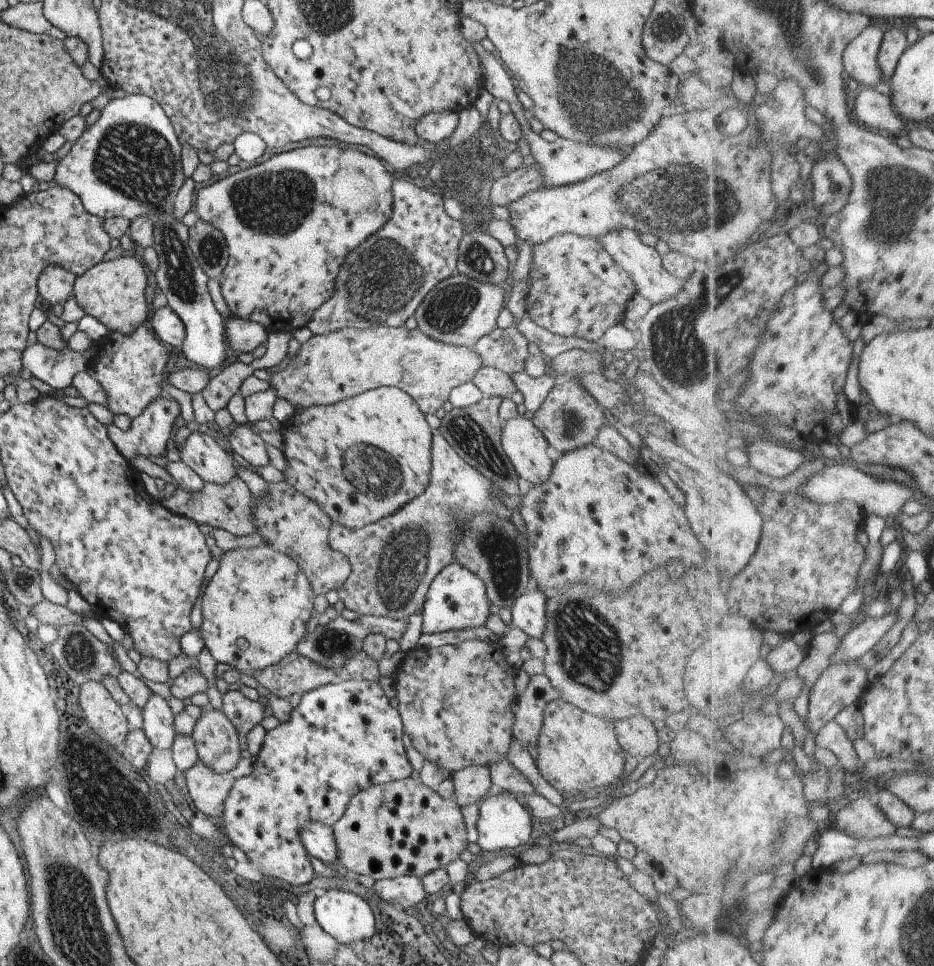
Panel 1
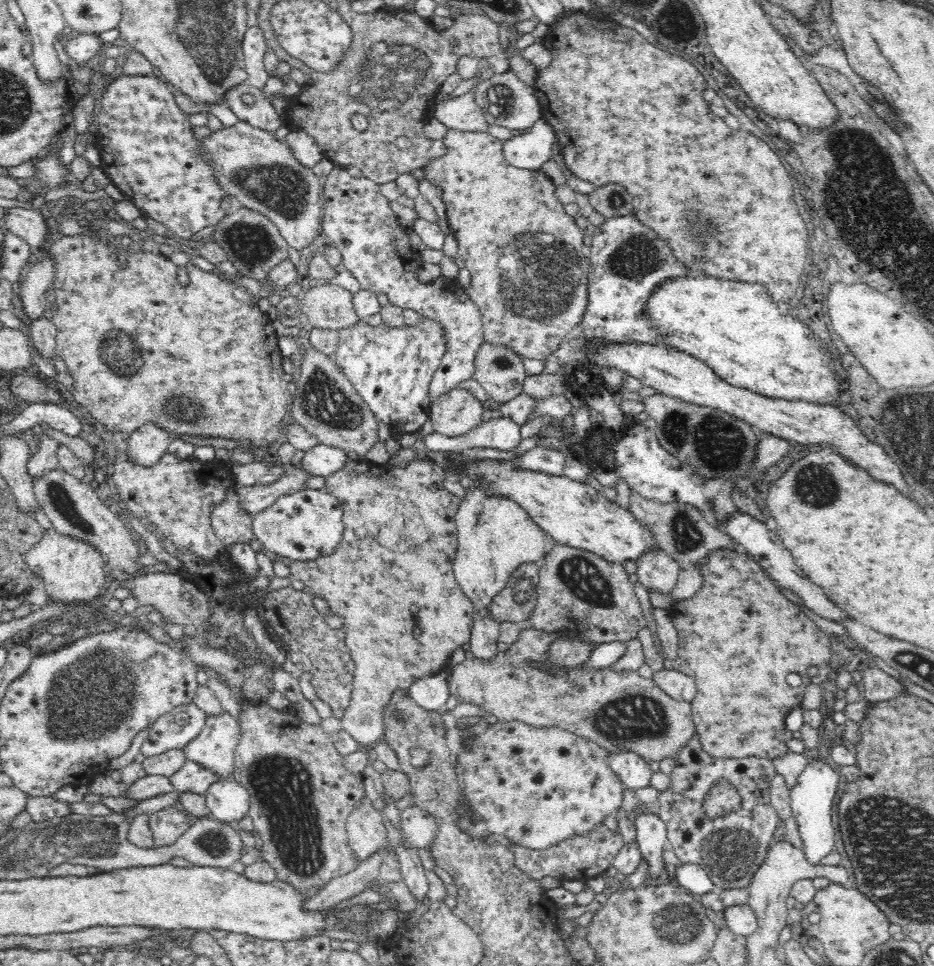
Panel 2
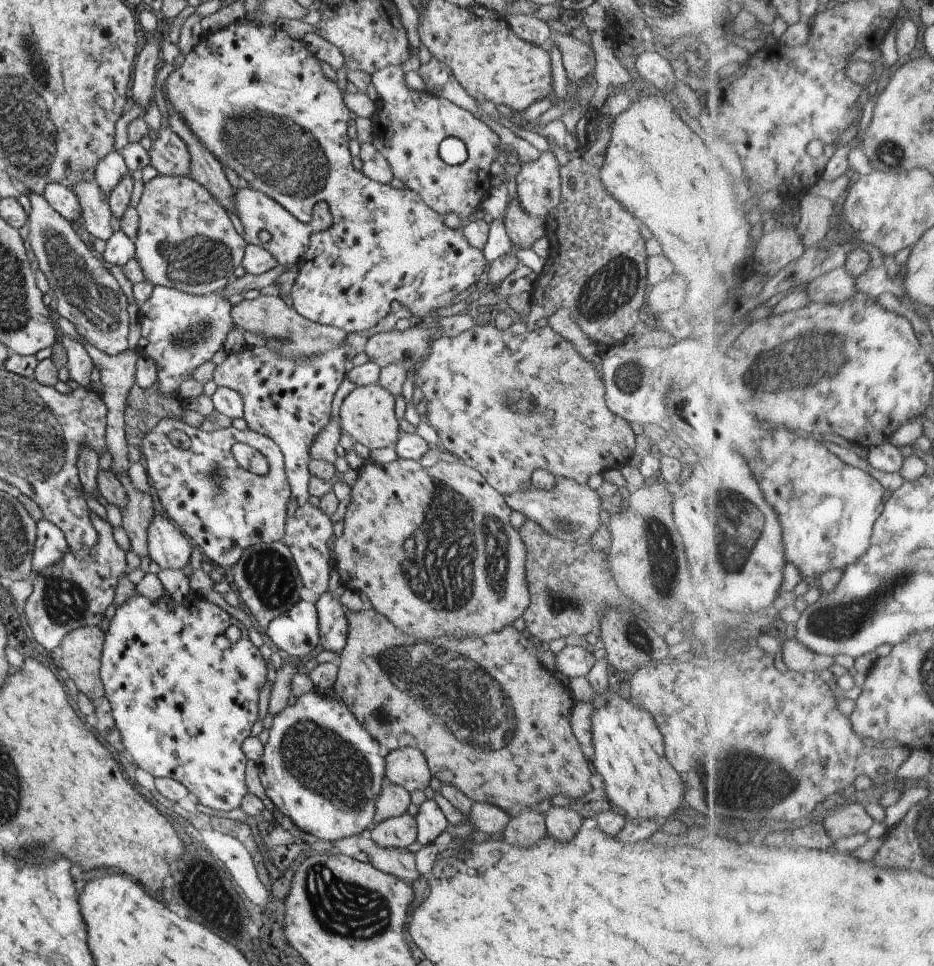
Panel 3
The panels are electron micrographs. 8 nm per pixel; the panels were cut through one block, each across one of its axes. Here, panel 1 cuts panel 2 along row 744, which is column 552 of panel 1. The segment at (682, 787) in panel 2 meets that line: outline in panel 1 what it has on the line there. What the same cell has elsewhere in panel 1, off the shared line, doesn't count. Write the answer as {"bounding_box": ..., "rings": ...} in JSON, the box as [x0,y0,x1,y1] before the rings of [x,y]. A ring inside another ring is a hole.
{"bounding_box":[512,673,559,747],"rings":[[[543,673],[530,676],[527,686],[515,700],[512,738],[522,747],[536,747],[543,709],[548,702],[559,698],[559,691],[551,686],[547,676]]]}

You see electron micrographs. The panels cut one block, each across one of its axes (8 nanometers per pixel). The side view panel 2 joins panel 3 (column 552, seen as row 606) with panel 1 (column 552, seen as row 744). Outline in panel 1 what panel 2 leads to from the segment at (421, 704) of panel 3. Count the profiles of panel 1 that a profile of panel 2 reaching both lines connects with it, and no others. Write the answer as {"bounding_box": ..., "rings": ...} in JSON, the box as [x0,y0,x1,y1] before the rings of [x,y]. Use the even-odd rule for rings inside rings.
{"bounding_box":[536,698,625,795],"rings":[[[561,698],[543,709],[542,727],[536,742],[538,773],[558,793],[577,795],[590,789],[613,787],[621,776],[625,753],[614,733],[614,723],[583,711]]]}

